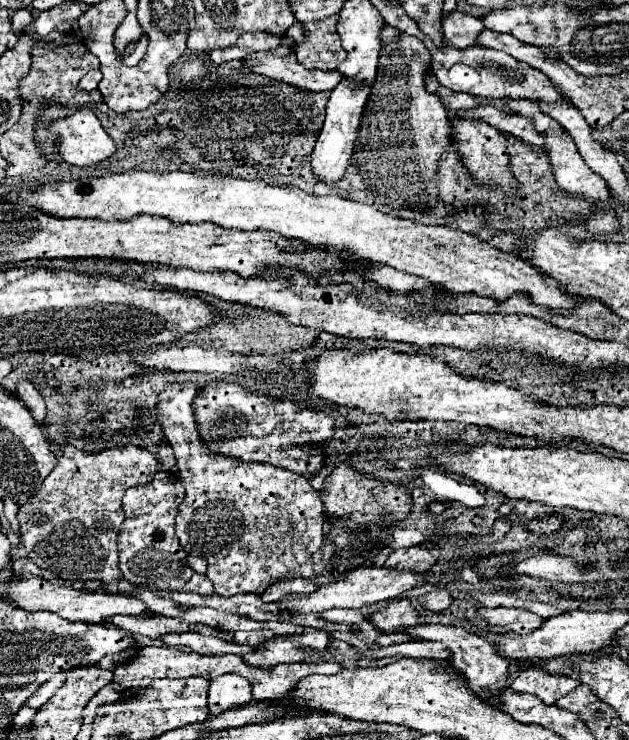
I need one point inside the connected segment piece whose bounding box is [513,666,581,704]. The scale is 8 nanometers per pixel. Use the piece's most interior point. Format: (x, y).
(548, 687)

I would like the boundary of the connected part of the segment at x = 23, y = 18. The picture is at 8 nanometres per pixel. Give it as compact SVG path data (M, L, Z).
M23 8L23 10L17 10L17 12L13 14L13 18L11 18L13 32L15 32L15 34L21 34L29 22L31 22L31 12L29 12L27 8Z

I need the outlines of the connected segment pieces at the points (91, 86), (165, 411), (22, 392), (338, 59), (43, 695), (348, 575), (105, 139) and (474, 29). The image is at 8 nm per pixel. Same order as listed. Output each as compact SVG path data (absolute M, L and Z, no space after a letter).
M97 70L97 72L87 72L87 74L81 78L81 92L91 92L91 90L95 90L97 84L99 84L99 80L101 80L101 72L99 72L99 70Z
M169 384L159 394L159 416L165 430L165 438L173 448L177 460L175 476L185 486L185 500L179 504L179 514L175 522L175 532L181 546L189 546L189 554L201 556L207 560L205 576L213 582L215 594L233 596L239 592L255 592L261 594L267 586L281 582L285 576L293 574L299 566L303 566L311 556L323 546L323 500L321 494L313 490L313 486L299 474L277 468L271 464L259 462L243 462L225 454L207 452L207 444L199 438L195 416L193 416L193 398L197 396L197 386Z
M19 380L17 382L17 394L23 398L23 402L31 410L33 418L37 420L37 424L43 424L43 418L45 418L45 400L43 400L41 392L29 380Z
M331 16L327 20L311 24L305 22L309 40L295 48L299 64L303 64L307 70L337 70L337 66L347 58L347 52L337 38L337 22L339 16Z
M57 676L57 678L47 680L47 682L45 682L45 684L43 684L43 686L41 686L33 696L31 696L25 704L31 706L31 708L35 708L35 710L41 708L41 706L43 706L43 704L45 704L45 702L47 702L47 700L49 700L57 690L59 690L59 686L61 686L63 682L65 682L63 676Z
M363 566L363 568L353 568L349 572L343 572L335 582L319 586L313 594L289 594L277 604L291 616L321 614L333 608L363 608L363 606L371 606L377 602L393 600L401 596L405 590L417 586L419 582L423 582L423 578L415 572L395 572L395 570L375 568L375 566Z
M81 108L65 120L57 120L49 126L55 134L61 134L59 152L65 162L73 166L97 166L115 156L117 146L113 138L103 130L97 114L91 108Z
M457 10L451 12L451 16L443 18L445 42L453 48L459 48L459 50L479 46L477 38L483 30L485 30L485 26L479 18L473 18L469 14L461 14Z

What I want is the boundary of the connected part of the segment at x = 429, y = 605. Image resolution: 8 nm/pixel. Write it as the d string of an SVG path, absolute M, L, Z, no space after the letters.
M435 588L435 590L427 592L427 594L423 594L423 596L419 598L419 604L421 604L425 610L431 610L431 612L443 612L443 610L447 610L449 604L451 604L451 594L449 594L447 590Z

